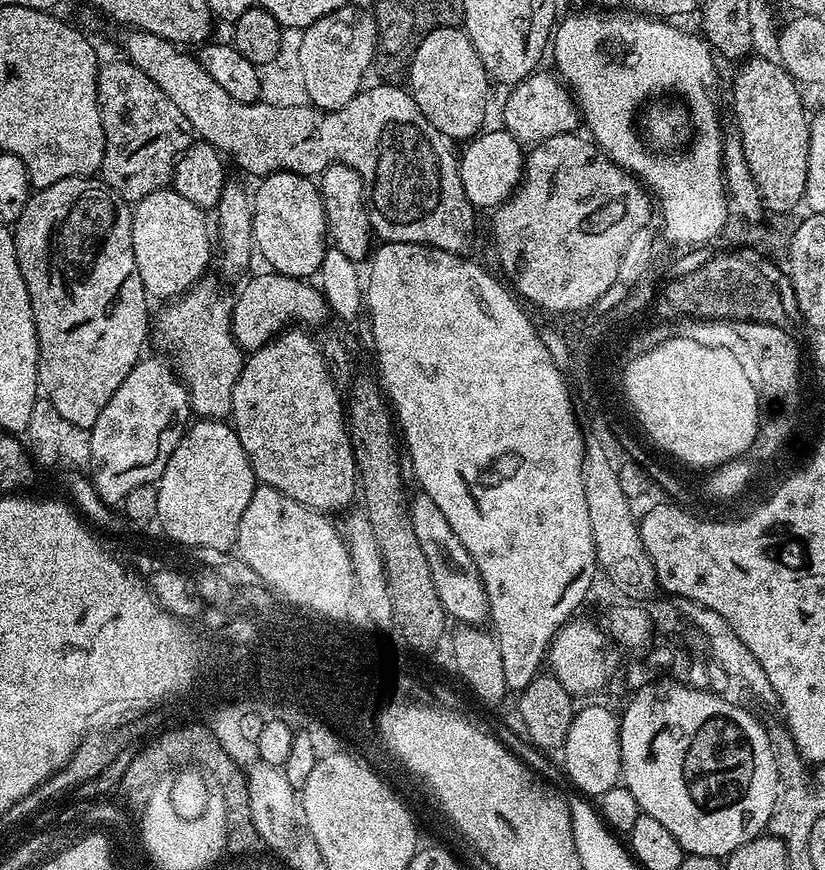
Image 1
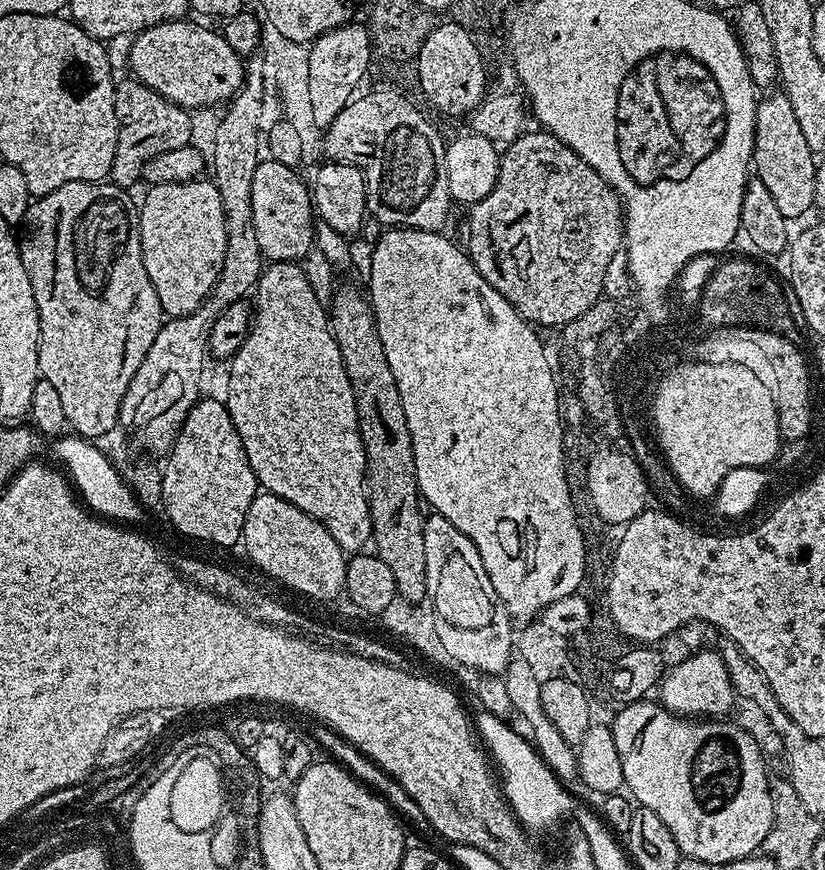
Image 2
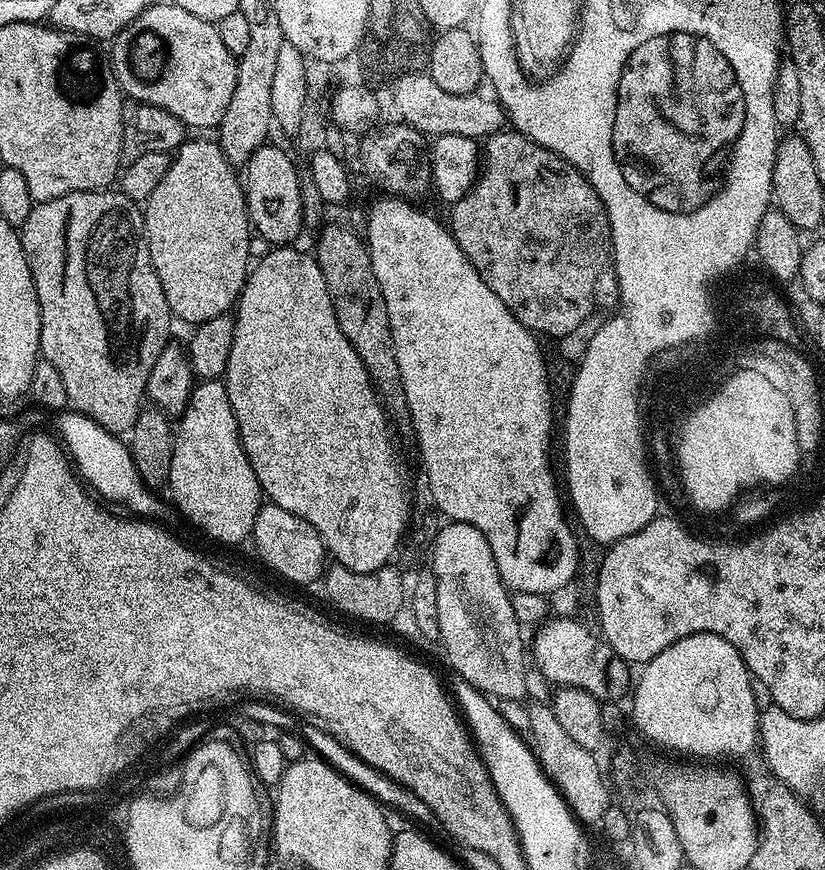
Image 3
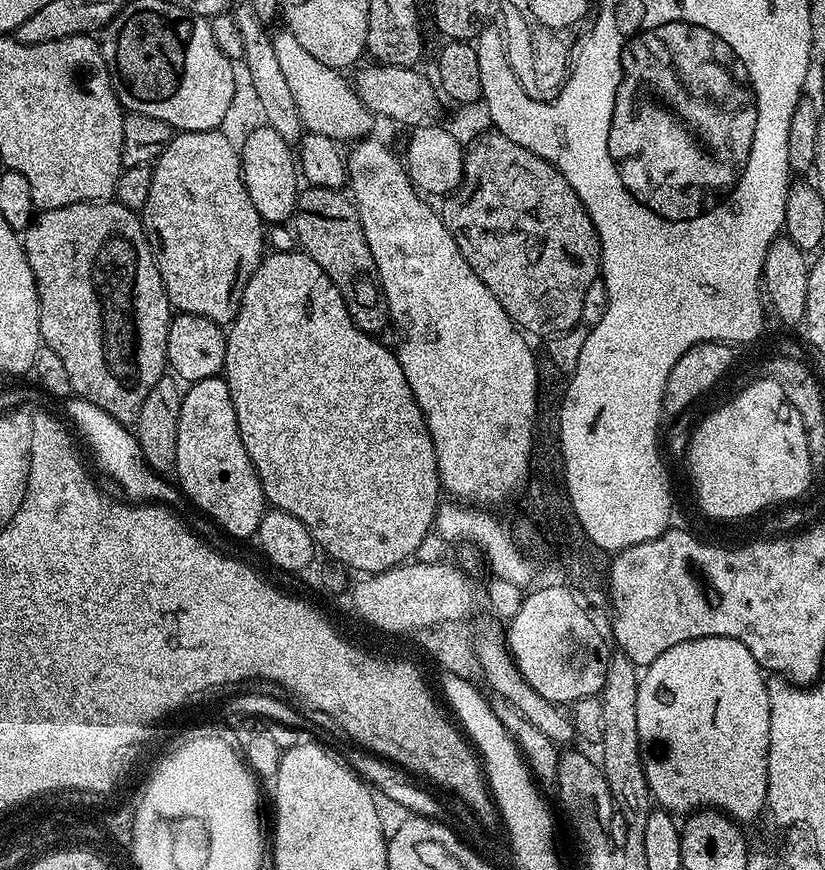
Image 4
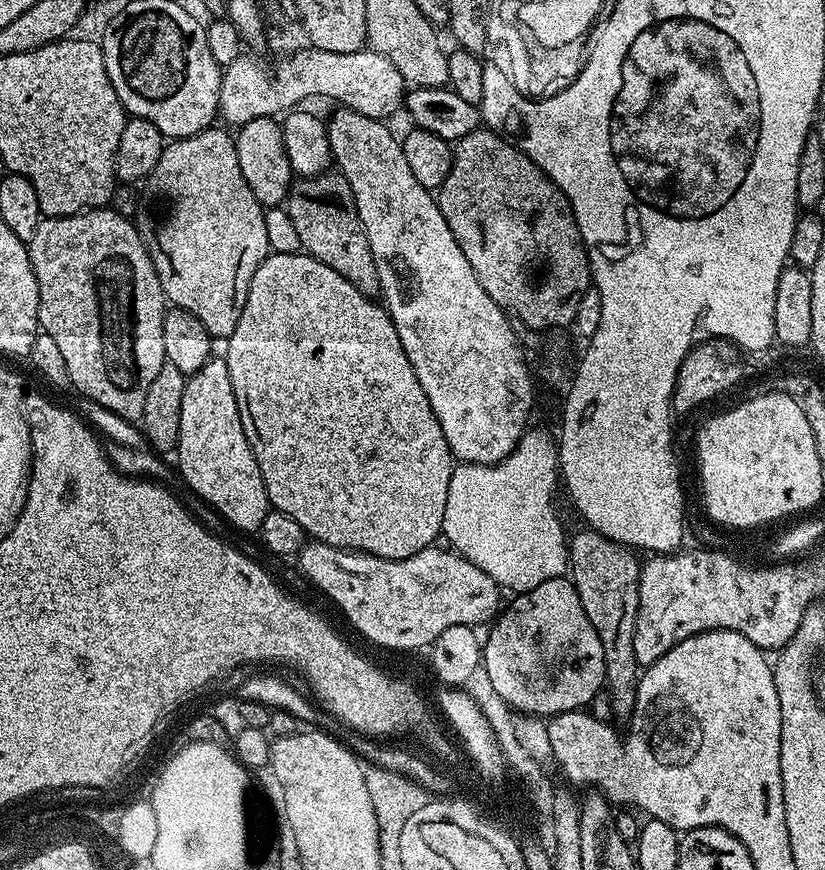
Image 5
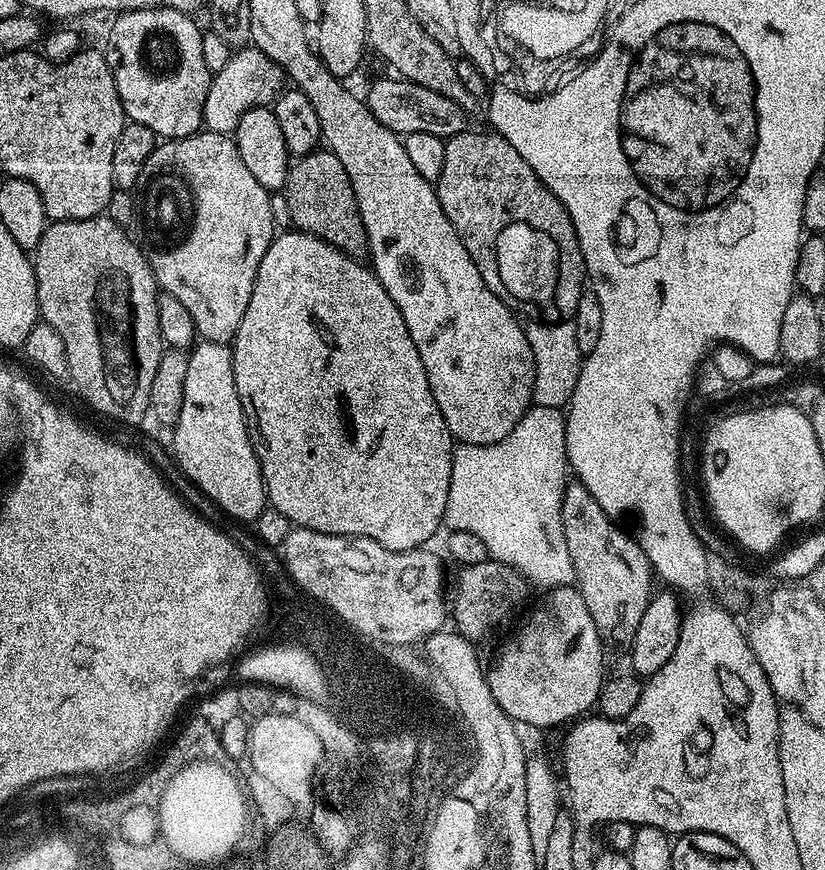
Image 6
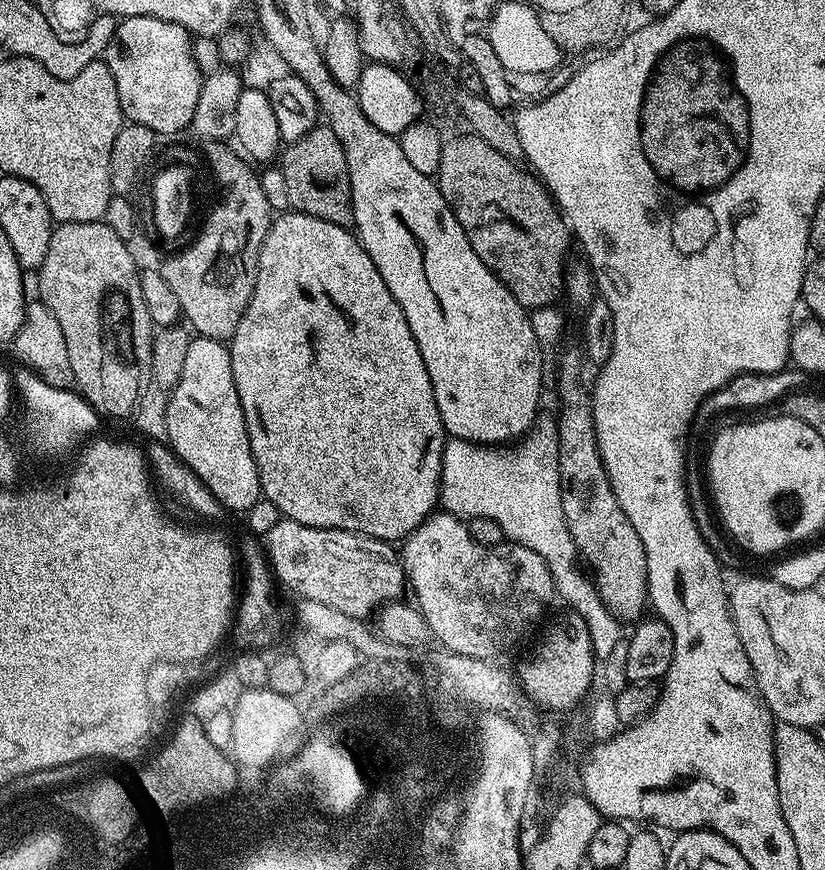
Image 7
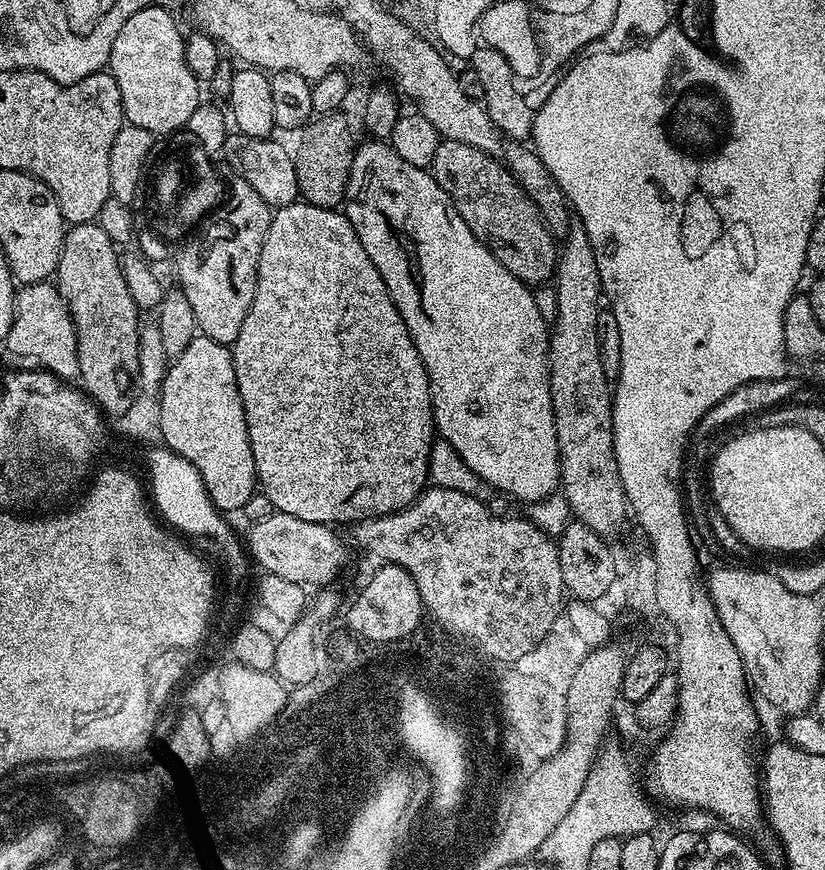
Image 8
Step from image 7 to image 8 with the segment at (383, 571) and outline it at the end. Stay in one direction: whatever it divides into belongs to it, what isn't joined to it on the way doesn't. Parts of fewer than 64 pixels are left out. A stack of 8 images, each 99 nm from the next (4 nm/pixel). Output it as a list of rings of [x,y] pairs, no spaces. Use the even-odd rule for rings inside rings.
[[[273,511],[270,518],[257,520],[249,528],[251,530],[248,536],[246,534],[247,551],[251,559],[264,568],[262,570],[267,575],[310,588],[321,588],[331,585],[334,576],[346,564],[349,545],[329,525],[303,522],[292,514]]]

